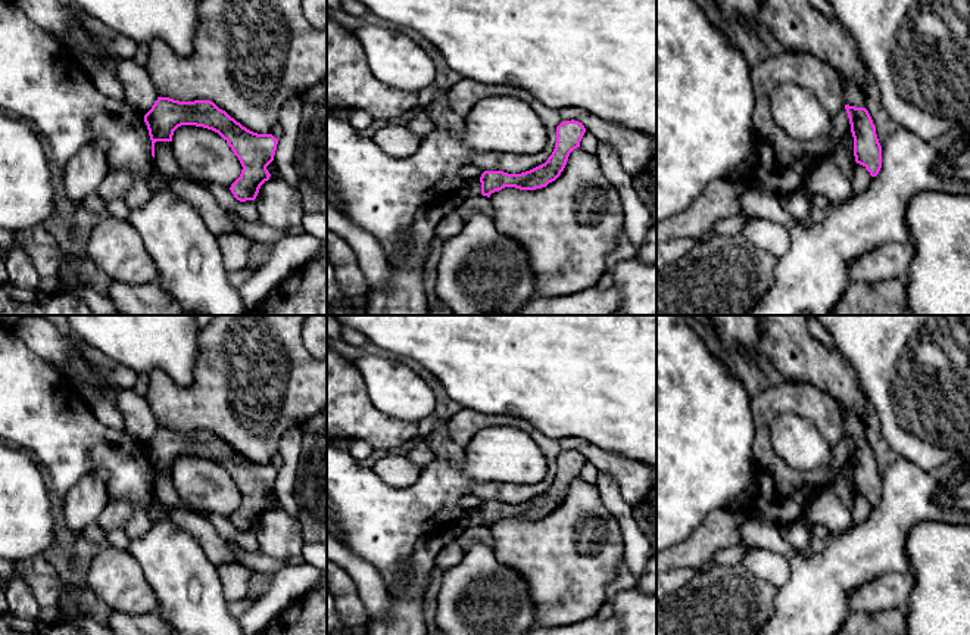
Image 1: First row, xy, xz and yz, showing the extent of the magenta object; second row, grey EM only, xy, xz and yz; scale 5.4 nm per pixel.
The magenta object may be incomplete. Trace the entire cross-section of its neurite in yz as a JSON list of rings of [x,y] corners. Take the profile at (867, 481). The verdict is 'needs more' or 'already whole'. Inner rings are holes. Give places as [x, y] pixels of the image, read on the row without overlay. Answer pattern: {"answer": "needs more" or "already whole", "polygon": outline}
{"answer": "already whole", "polygon": [[[845,435],[845,439],[854,467],[855,492],[876,507],[882,498],[882,476],[873,449],[865,438]]]}

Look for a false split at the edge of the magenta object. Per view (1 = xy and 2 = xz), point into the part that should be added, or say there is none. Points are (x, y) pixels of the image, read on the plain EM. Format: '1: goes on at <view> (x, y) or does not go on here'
1: does not go on here
2: does not go on here

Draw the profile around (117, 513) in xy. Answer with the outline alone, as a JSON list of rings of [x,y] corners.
[[[109,498],[105,510],[102,511],[97,525],[105,533],[124,529],[125,523],[132,514],[132,507],[121,499]]]

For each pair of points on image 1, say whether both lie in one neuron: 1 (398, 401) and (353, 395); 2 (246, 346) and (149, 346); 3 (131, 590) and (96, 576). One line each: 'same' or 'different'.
1: different
2: different
3: same

